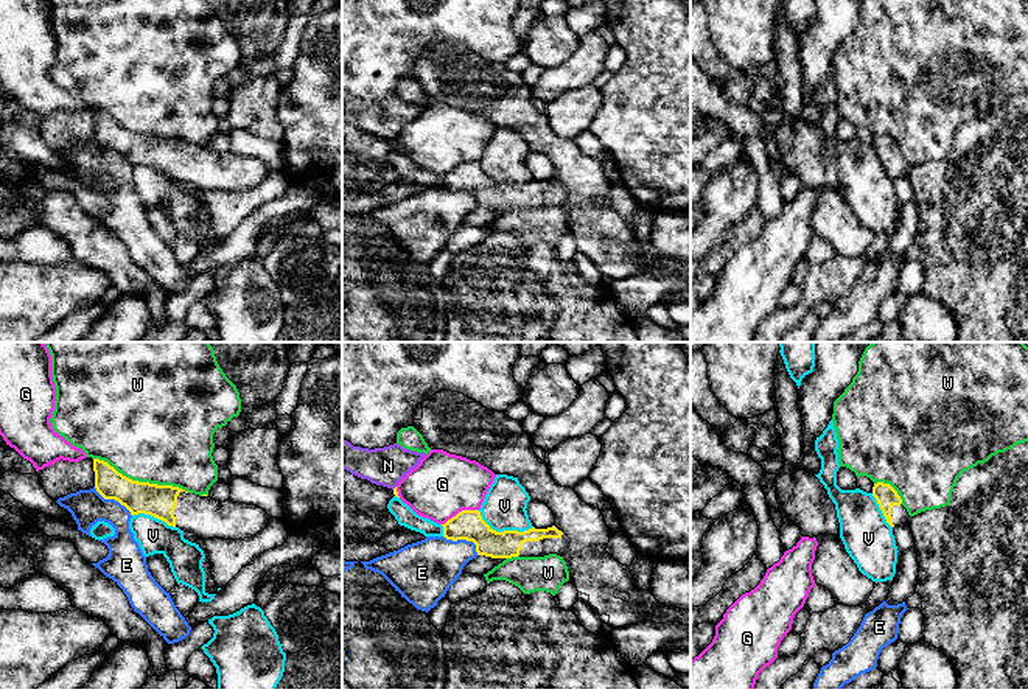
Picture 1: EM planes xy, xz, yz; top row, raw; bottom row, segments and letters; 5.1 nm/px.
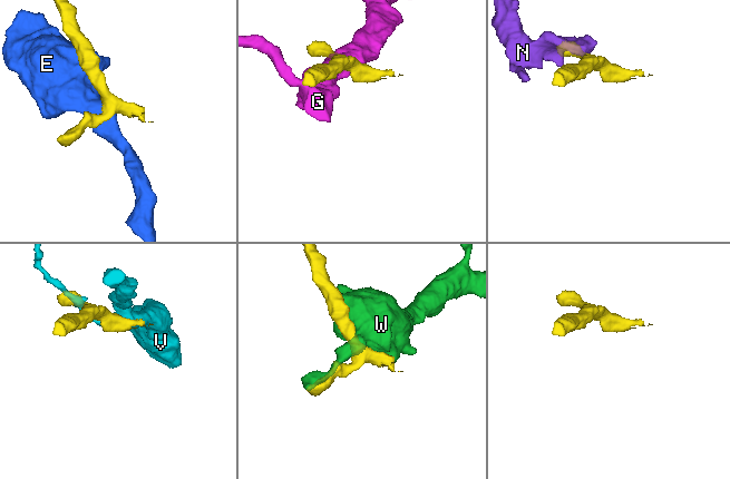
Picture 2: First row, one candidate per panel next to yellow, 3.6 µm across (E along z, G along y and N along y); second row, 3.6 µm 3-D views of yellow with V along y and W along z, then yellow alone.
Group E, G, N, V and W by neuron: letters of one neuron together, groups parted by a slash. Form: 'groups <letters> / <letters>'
groups E / G / N / V / W

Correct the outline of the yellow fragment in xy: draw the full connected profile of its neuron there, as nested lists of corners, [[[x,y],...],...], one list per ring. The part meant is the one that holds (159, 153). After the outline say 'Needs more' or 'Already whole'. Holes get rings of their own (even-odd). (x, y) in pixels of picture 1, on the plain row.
[[[93,110],[95,140],[104,151],[115,151],[131,166],[151,166],[168,177],[204,191],[244,191],[260,185],[271,168],[257,157],[215,152],[173,137],[132,132],[107,114]]]. Needs more

